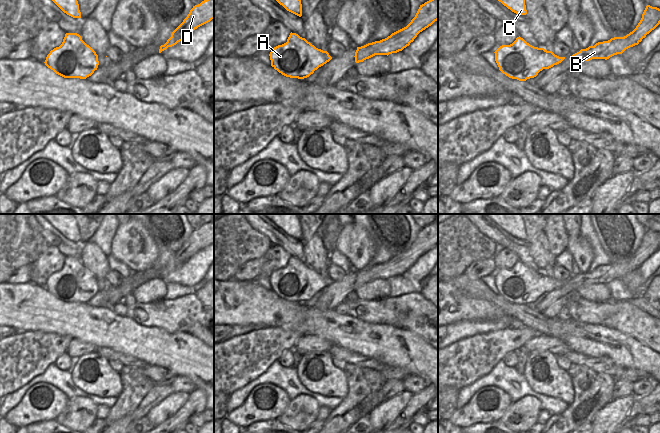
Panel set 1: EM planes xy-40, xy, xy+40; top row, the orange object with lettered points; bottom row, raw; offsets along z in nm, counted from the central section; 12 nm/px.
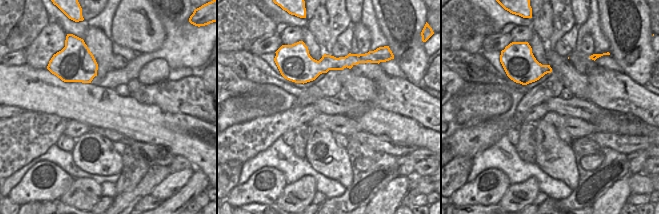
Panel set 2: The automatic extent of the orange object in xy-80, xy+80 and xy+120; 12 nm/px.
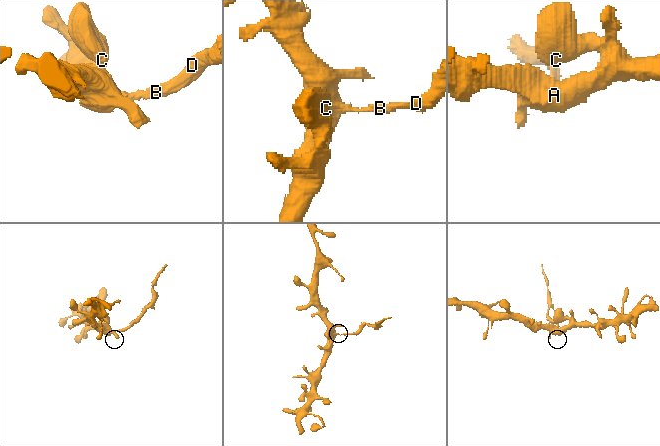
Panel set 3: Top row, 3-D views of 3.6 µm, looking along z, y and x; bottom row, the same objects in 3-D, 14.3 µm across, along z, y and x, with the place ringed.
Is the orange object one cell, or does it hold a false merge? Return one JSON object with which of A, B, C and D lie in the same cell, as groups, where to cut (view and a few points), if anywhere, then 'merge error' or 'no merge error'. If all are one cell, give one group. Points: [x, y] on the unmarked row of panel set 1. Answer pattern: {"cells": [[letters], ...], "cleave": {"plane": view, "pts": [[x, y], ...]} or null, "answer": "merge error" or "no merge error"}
{"cells": [["A", "C"], ["B", "D"]], "cleave": {"plane": "xy+40", "pts": [[552, 277], [559, 286]]}, "answer": "merge error"}

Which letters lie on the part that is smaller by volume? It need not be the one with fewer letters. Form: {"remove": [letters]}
{"remove": ["B", "D"]}

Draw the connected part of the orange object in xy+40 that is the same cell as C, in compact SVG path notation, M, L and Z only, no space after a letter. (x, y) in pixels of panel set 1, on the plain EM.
M487 214L496 224L518 239L526 239L525 223L521 214Z

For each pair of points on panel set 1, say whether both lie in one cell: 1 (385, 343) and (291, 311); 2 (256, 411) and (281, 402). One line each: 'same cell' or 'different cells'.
1: same cell
2: same cell

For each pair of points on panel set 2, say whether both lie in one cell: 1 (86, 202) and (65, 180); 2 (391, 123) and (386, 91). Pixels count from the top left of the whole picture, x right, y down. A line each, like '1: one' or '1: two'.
1: two
2: two

